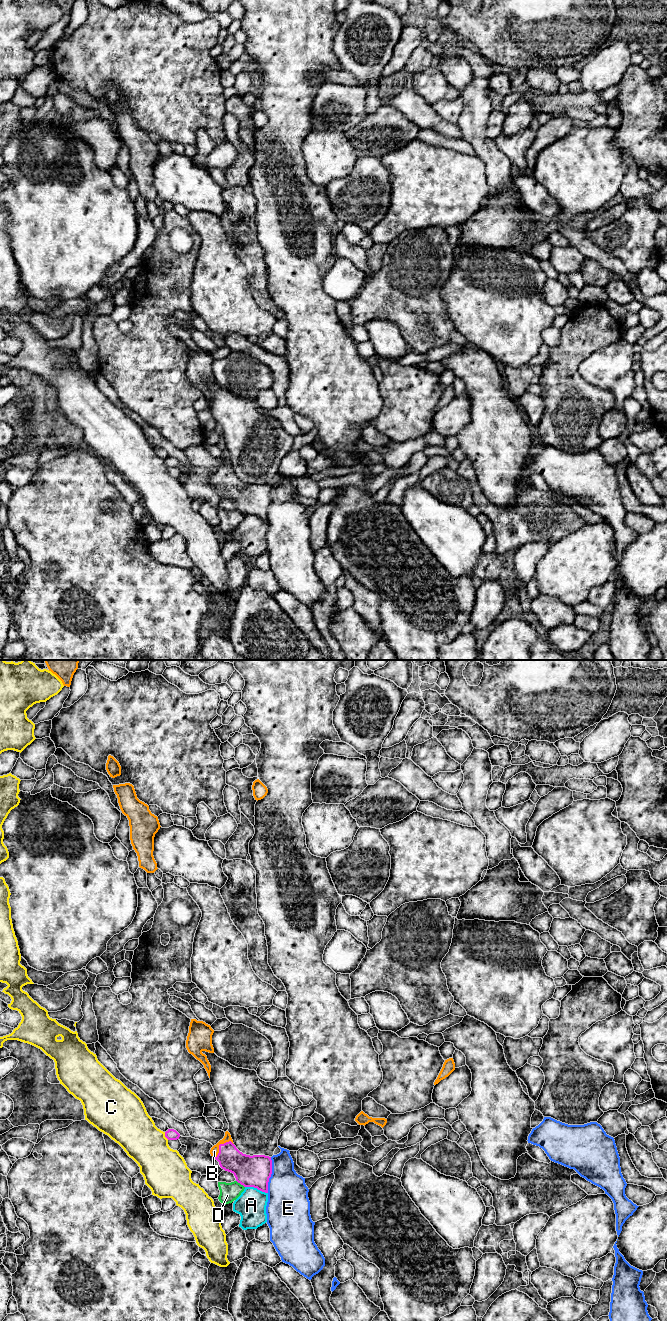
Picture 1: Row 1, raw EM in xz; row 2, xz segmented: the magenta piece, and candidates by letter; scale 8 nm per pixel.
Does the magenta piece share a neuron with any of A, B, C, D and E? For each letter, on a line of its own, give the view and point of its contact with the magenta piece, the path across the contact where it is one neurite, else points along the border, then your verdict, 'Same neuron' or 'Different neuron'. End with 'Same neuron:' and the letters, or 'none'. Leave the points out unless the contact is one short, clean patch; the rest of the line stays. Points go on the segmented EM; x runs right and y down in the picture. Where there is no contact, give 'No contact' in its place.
A: Touches magenta at xz (256, 1187). Different neuron
B: Touches magenta at xz (220, 1144). Path across: xz (230, 1159), (220, 1144), (214, 1151). Same neuron
C: Touches magenta at xz (165, 1136). Different neuron
D: Touches magenta at xz (240, 1183). Different neuron
E: Touches magenta at xz (270, 1175). Different neuron
Same neuron: B

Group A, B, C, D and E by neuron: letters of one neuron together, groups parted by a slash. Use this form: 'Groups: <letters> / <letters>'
Groups: A / B / C / D / E

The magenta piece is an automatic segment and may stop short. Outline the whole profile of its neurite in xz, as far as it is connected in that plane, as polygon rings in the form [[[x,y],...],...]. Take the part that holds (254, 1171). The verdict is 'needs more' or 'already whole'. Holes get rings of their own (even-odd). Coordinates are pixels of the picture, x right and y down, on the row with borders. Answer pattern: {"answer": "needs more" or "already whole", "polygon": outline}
{"answer": "needs more", "polygon": [[[228,1131],[224,1138],[211,1148],[210,1154],[222,1169],[234,1174],[238,1183],[268,1193],[268,1182],[272,1174],[271,1157],[243,1154],[234,1145]]]}

